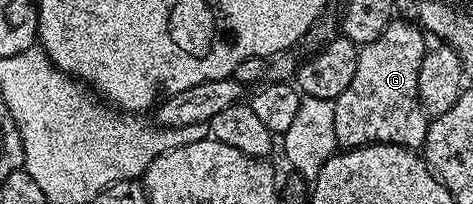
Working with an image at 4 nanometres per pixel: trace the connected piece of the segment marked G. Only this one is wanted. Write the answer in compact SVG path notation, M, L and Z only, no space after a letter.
M401 17L394 18L378 39L360 48L359 69L355 71L355 78L333 105L335 137L342 148L366 147L372 143L394 143L410 149L421 149L425 146L431 119L426 115L419 95L419 69L427 54L427 39L420 26L404 21L406 20Z

